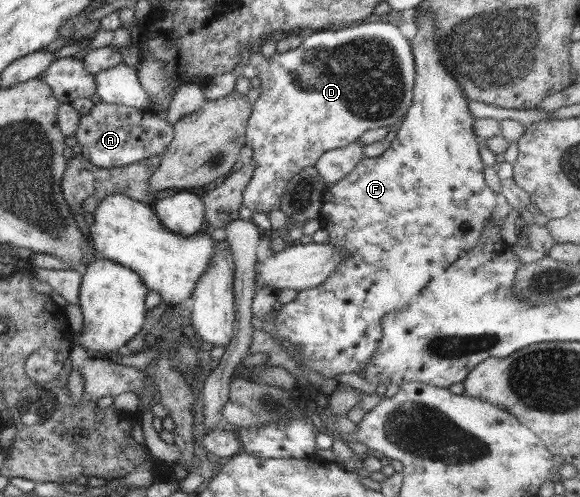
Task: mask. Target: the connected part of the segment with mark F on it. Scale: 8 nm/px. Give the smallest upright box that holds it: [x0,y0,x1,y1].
[273,16,496,379]

